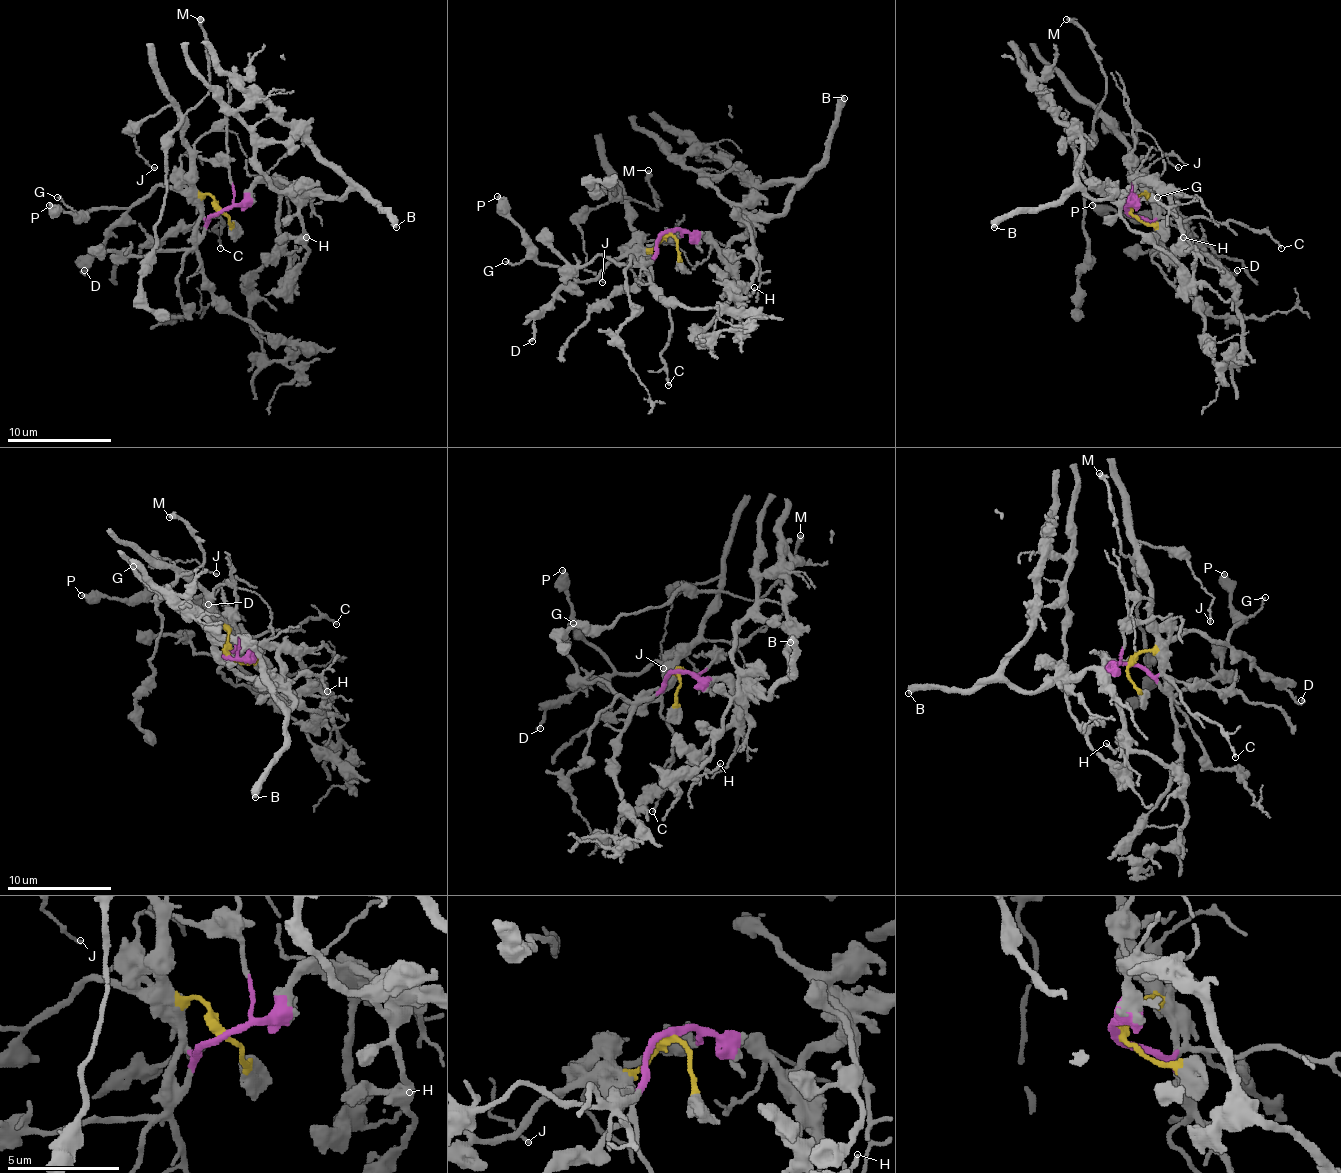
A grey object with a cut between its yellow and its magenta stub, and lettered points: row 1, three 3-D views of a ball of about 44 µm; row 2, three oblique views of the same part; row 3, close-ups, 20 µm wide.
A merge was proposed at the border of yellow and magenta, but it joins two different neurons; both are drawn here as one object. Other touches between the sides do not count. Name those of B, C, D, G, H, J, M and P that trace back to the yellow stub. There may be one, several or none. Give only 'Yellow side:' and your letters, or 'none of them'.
Yellow side: D, G, J, M, P

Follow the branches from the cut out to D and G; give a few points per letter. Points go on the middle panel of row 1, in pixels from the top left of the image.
D: (668, 232), (655, 245), (631, 248), (585, 281), (569, 281), (535, 320), (530, 339), (533, 341)
G: (668, 232), (655, 245), (631, 248), (587, 281), (530, 258), (504, 261)

